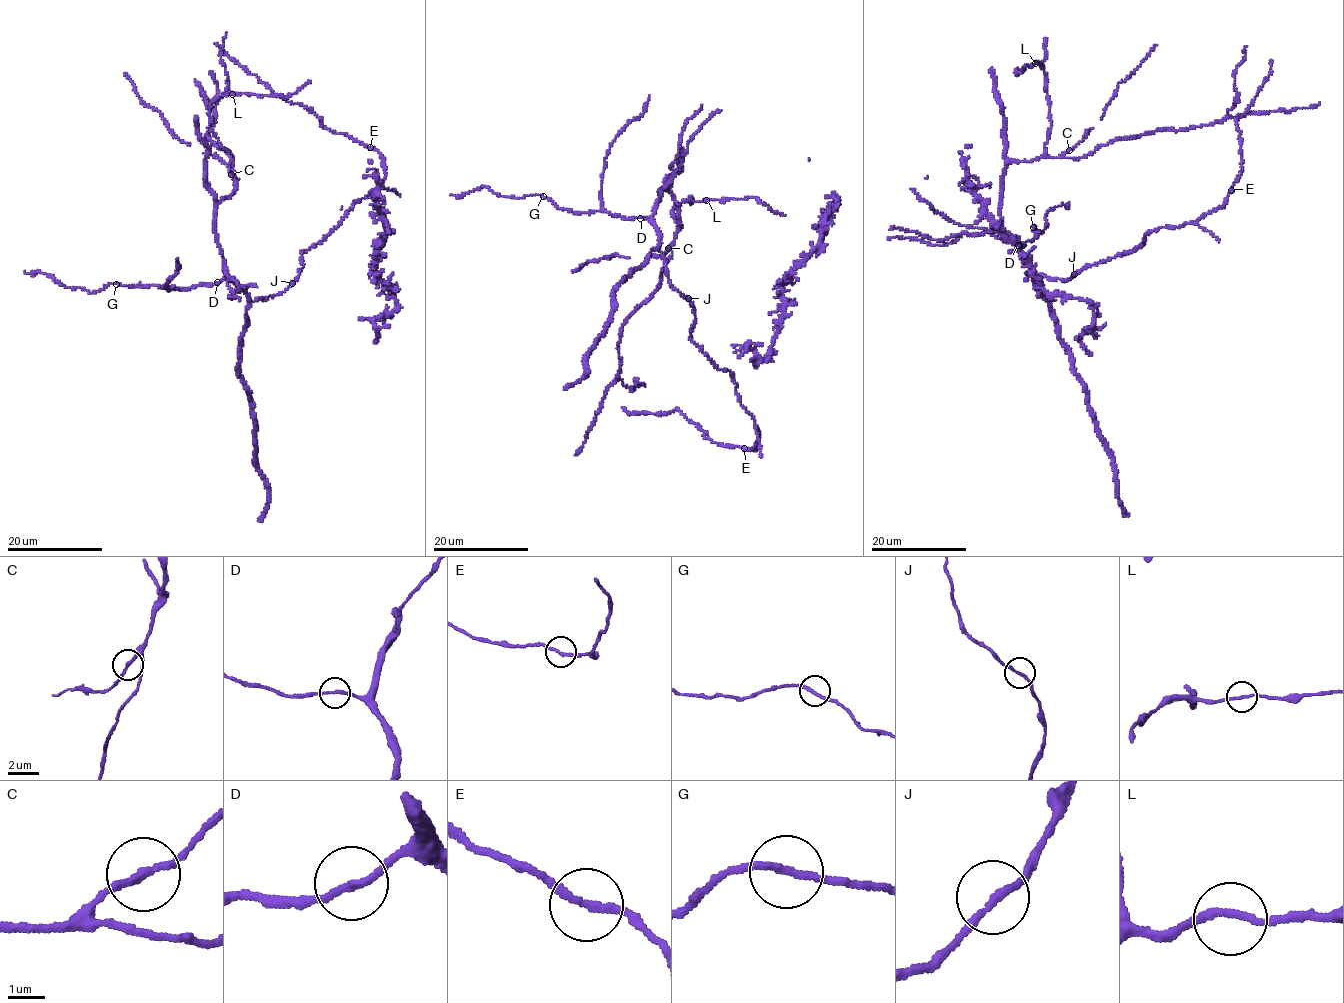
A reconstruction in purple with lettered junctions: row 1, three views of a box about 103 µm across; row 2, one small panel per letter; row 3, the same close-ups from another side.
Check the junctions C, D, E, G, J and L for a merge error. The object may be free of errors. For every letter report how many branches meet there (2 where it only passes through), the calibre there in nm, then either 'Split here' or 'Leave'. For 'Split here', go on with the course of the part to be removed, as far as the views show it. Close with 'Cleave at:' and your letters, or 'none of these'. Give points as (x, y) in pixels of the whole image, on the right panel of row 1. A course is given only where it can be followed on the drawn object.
C: Branches: 2. Thickness 200 nm. Leave
D: Branches: 2. Thickness 190 nm. Leave
E: Branches: 2. Thickness 200 nm. Leave
G: Branches: 2. Thickness 190 nm. Leave
J: Branches: 2. Thickness 190 nm. Leave
L: Branches: 2. Thickness 190 nm. Leave
Cleave at: none of these

